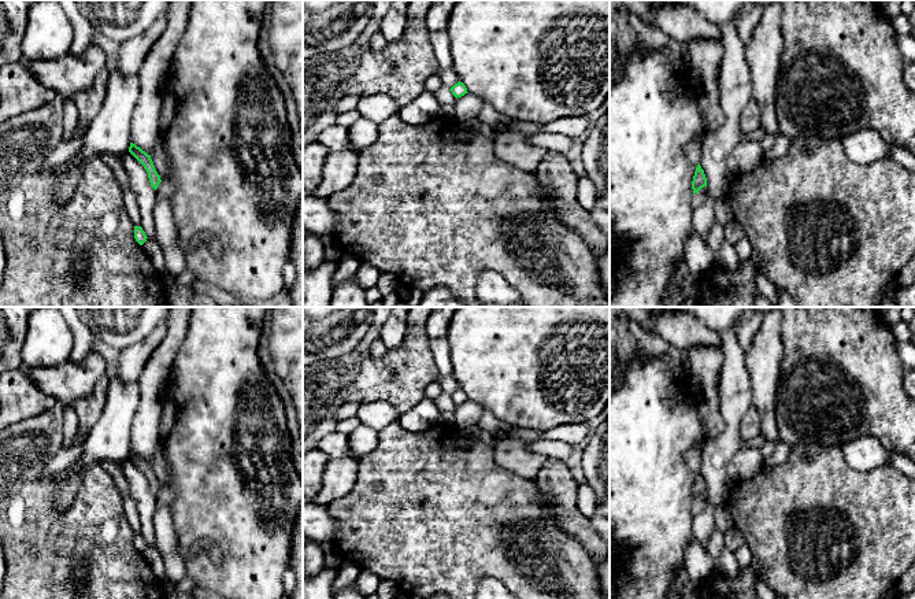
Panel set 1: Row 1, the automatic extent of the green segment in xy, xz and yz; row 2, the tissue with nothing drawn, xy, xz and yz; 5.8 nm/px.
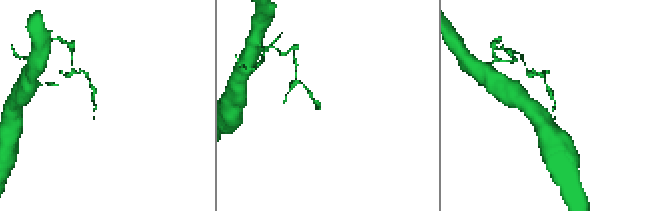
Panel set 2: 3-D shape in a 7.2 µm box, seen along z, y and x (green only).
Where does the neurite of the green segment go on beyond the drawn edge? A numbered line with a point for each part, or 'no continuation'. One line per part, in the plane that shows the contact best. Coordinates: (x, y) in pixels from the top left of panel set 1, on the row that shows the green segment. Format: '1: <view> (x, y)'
no continuation

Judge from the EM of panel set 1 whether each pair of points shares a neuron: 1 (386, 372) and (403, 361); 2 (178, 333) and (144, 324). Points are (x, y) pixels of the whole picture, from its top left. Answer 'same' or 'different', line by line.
1: same
2: different

